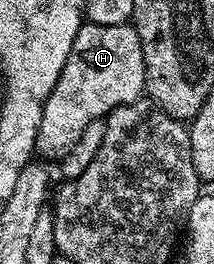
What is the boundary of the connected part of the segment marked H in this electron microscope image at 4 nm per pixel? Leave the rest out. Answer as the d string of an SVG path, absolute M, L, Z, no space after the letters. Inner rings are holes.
M85 22L84 26L78 29L78 37L74 37L72 52L66 59L62 77L58 79L58 85L54 87L42 109L42 121L38 125L38 137L36 138L36 151L44 154L45 156L41 156L48 161L63 159L66 153L70 153L74 141L82 137L82 129L86 129L90 121L104 119L116 107L130 105L142 98L144 94L144 54L142 53L142 41L138 37L136 28L128 23L98 25Z

